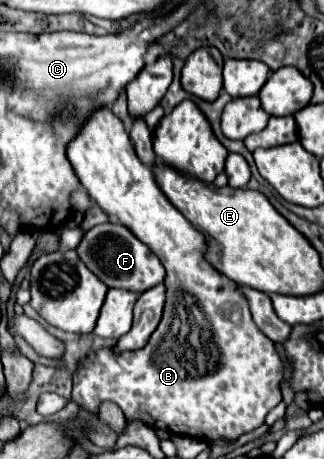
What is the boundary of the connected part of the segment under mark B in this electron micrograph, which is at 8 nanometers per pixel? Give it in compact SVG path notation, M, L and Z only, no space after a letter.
M110 108L96 110L96 114L88 118L84 130L80 130L80 136L68 144L68 160L90 198L108 216L116 216L118 222L124 224L138 240L142 240L166 268L164 314L148 344L140 350L122 354L114 354L108 348L90 354L74 376L74 402L86 408L90 414L96 414L100 402L112 400L130 420L142 420L146 426L154 426L154 430L162 428L170 434L190 436L204 442L214 442L220 438L232 442L238 436L262 426L266 414L278 402L282 402L280 384L284 378L284 362L274 350L274 342L254 326L248 300L240 292L238 284L218 272L204 258L208 250L204 234L192 228L192 224L186 222L184 216L164 196L154 180L152 170L144 166L140 158L136 158L124 124L112 114Z

